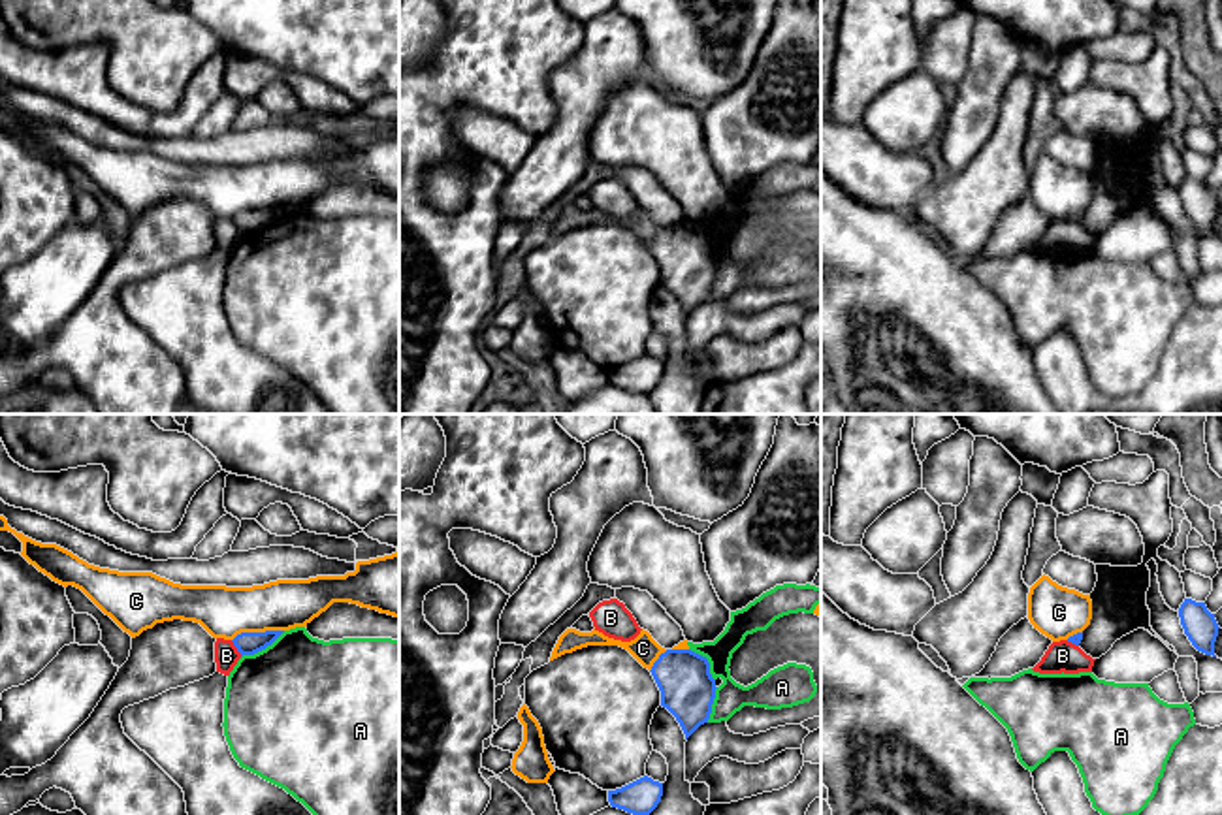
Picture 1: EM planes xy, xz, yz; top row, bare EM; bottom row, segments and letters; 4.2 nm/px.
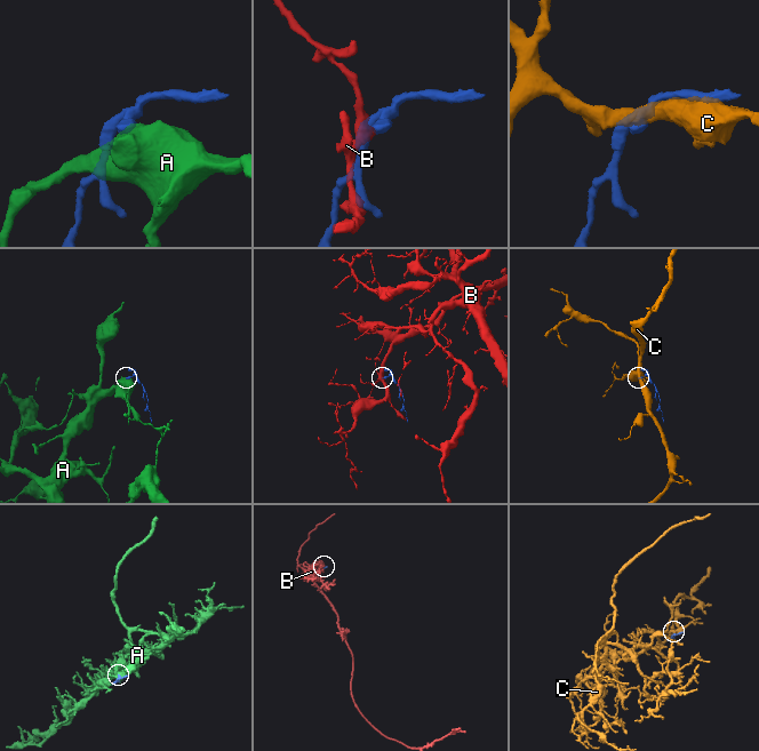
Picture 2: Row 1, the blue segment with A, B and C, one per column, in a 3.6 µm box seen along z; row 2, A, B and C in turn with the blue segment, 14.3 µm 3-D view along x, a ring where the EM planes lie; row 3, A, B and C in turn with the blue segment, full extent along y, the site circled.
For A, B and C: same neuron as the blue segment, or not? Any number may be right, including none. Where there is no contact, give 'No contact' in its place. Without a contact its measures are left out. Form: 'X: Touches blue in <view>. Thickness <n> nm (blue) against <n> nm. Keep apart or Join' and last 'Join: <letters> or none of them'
A: Touches blue in xy. Thickness 100 nm (blue) against 480 nm. Keep apart
B: Touches blue in xy. Thickness 100 nm (blue) against 110 nm. Keep apart
C: Touches blue in xy. Thickness 100 nm (blue) against 220 nm. Keep apart
Join: none of them

